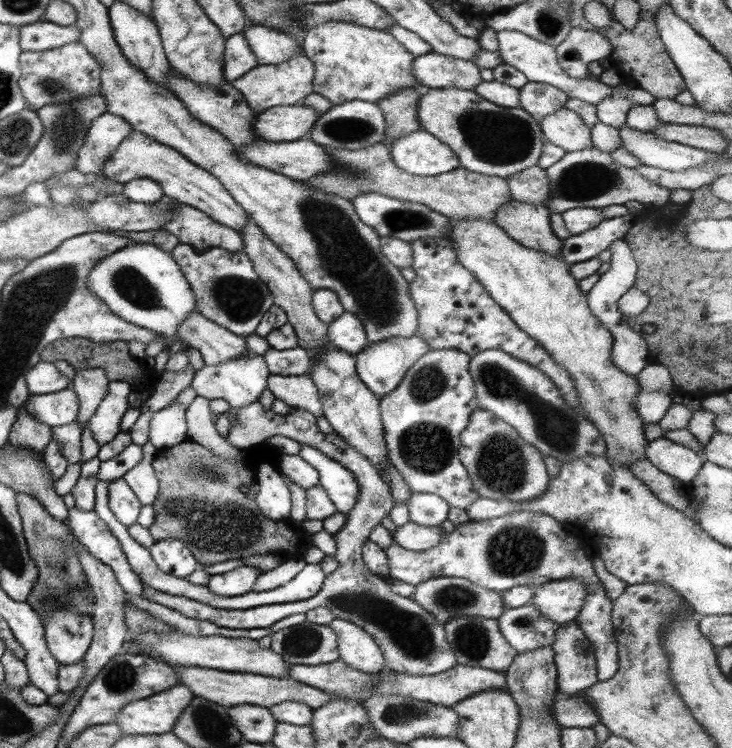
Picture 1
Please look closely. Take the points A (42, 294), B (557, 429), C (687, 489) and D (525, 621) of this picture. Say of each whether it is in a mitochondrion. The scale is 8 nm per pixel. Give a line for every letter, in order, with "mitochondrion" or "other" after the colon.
A: mitochondrion
B: mitochondrion
C: other
D: mitochondrion

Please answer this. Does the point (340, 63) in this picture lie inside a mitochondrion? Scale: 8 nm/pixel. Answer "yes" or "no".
no

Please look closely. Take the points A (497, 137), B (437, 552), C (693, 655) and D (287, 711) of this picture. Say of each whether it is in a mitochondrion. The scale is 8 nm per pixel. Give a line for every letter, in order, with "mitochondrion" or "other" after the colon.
A: mitochondrion
B: other
C: other
D: other

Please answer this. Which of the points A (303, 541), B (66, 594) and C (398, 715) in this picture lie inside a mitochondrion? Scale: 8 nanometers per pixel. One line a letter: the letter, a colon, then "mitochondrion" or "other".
A: other
B: mitochondrion
C: mitochondrion

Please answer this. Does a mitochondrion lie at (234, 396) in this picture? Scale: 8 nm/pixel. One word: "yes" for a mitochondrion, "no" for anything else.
no

